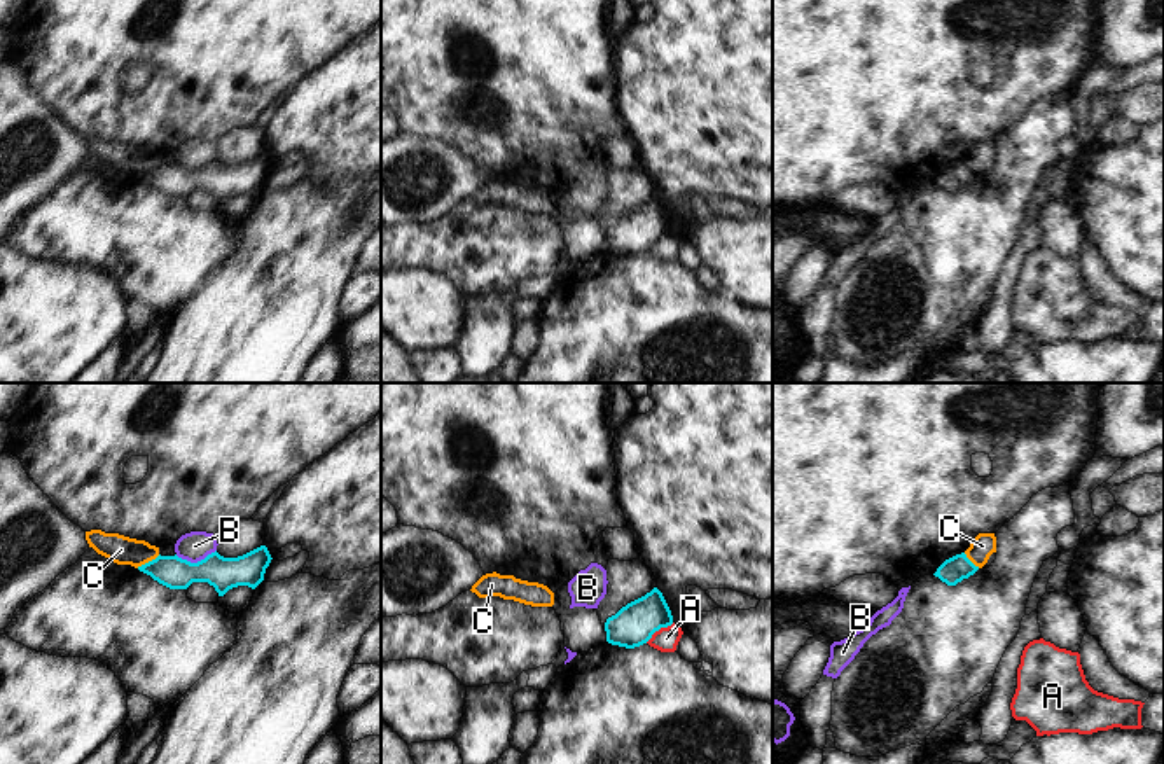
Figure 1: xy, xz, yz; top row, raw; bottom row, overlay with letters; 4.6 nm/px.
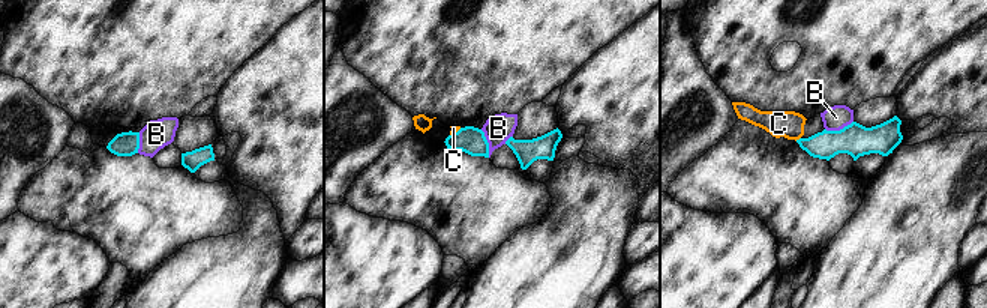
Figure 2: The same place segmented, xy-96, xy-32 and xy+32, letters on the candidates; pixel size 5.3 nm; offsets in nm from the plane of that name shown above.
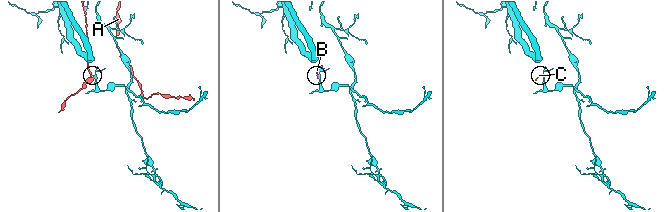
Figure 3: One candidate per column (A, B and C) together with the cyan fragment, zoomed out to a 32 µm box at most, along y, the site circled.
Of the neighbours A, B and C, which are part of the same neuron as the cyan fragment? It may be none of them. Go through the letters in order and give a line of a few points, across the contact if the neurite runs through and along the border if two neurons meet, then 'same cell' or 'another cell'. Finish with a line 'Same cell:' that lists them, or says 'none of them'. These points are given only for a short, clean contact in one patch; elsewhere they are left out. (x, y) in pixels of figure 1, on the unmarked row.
A: line xz (673, 231), (659, 236), (645, 250); another cell
B: line xy (215, 158), (196, 170), (187, 170), (175, 163); another cell
C: line xy (159, 163), (137, 175); another cell
Same cell: none of them

